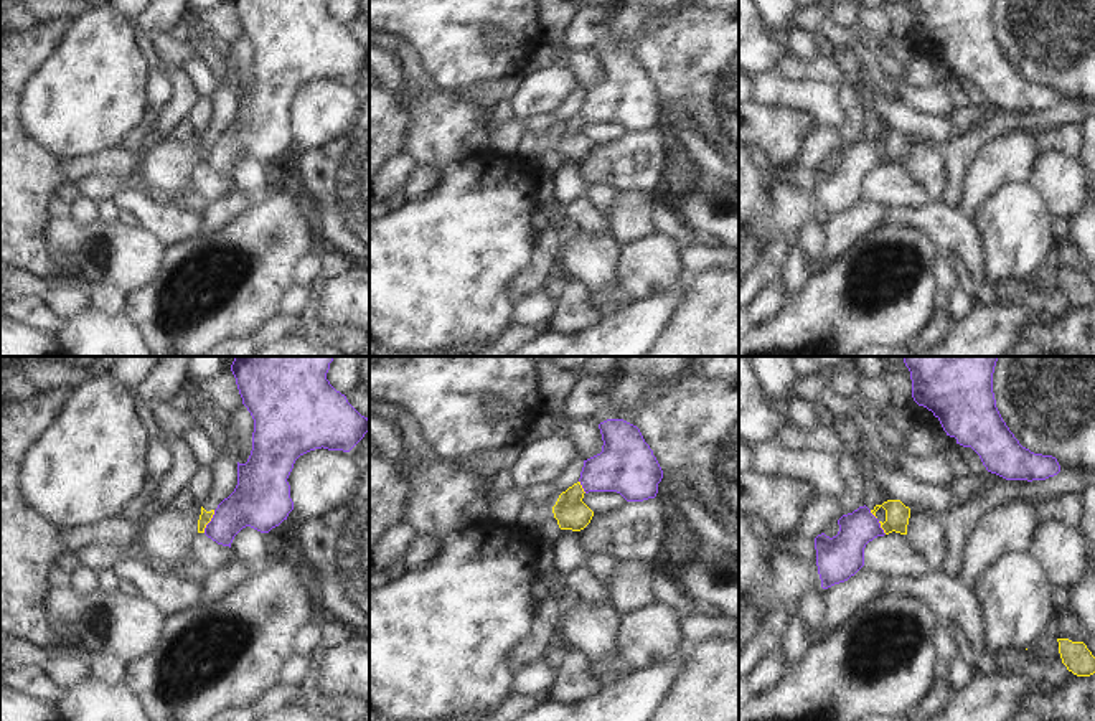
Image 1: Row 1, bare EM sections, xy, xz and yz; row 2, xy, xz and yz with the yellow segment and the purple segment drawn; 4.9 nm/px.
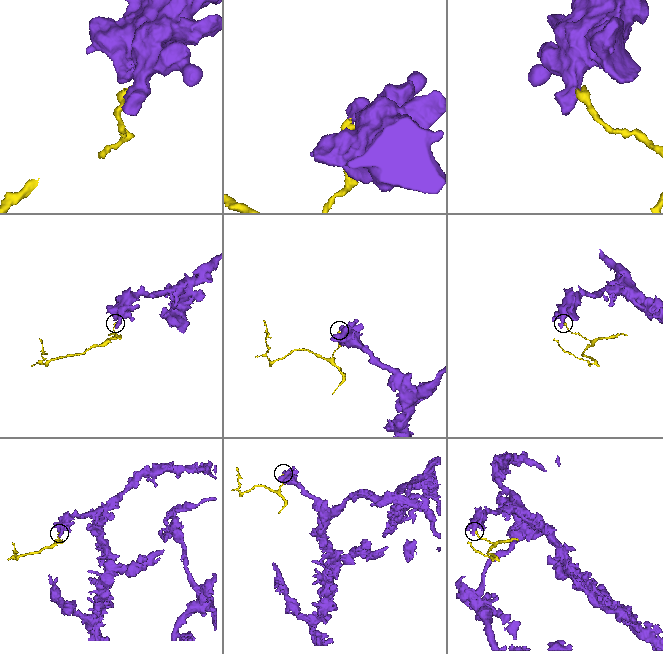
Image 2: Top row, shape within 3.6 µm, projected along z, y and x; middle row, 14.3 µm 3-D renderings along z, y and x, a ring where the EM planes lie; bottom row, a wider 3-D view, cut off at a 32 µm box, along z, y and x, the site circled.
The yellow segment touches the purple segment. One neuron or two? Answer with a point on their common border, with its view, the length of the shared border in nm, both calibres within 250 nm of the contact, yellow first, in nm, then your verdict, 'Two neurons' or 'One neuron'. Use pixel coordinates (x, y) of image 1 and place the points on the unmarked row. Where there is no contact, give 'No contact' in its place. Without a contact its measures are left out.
Touches yellow at xy (210, 150). Shared border 130 nm. Thickness 60 nm (yellow) against 260 nm. Two neurons.

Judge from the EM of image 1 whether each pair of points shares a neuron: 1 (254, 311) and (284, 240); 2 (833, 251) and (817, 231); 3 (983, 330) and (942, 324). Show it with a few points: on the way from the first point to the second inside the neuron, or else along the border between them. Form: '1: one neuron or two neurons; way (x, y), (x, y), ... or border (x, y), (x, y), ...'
1: one neuron; way (254, 292), (256, 268), (266, 258)
2: two neurons; border (823, 220), (825, 266)
3: two neurons; border (955, 324), (940, 339)

